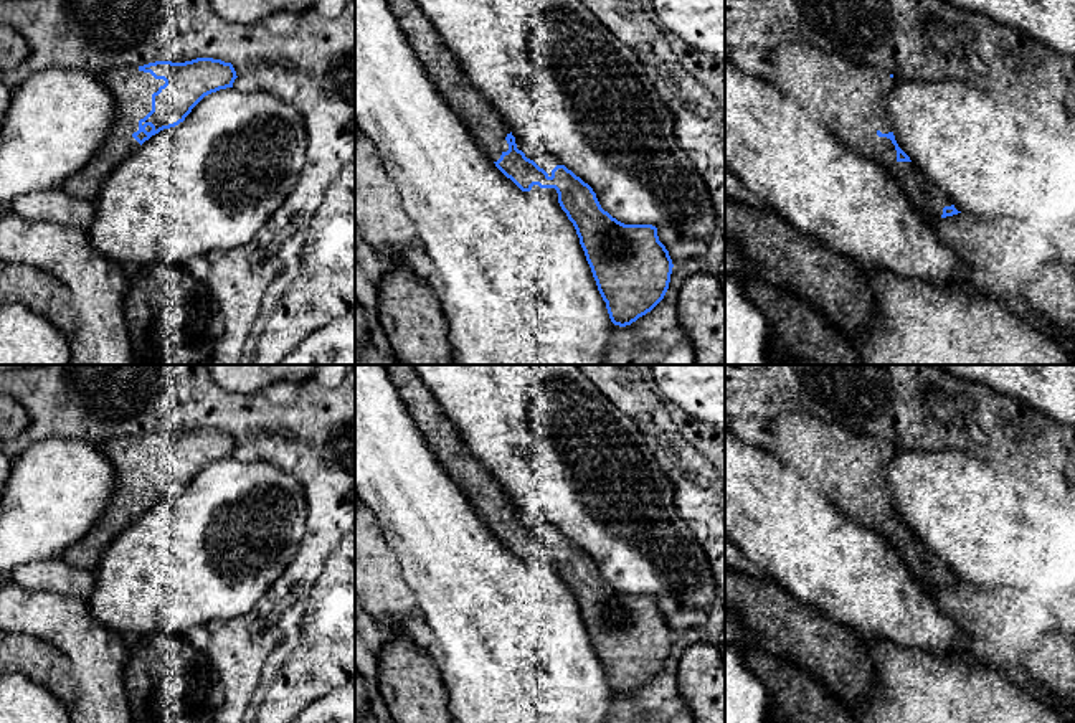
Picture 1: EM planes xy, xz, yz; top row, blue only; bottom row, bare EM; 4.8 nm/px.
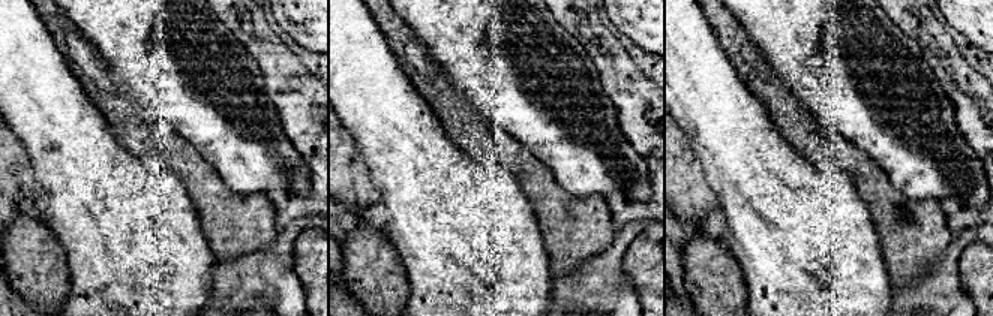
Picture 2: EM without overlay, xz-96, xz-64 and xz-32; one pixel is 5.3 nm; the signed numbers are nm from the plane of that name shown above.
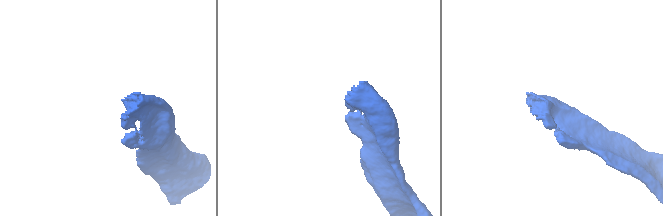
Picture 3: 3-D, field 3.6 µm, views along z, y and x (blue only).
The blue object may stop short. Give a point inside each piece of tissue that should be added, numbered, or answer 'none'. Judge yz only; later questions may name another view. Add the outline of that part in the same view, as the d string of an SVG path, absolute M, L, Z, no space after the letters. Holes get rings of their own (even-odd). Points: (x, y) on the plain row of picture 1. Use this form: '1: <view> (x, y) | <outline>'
1: yz (847, 467) | M781 411L770 419L770 426L773 434L771 452L809 480L849 520L883 535L920 584L938 589L943 578L953 574L950 566L935 556L915 532L898 532L895 515L885 507L892 502L892 495L883 472L897 454L888 441L852 432L803 411Z

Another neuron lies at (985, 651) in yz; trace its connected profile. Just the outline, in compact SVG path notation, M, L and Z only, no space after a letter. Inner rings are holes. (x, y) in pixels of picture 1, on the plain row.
M971 639L973 640L973 652L978 659L987 662L999 662L999 664L1006 664L1006 655L1004 652L997 650L992 644L989 644L987 640L983 639Z

